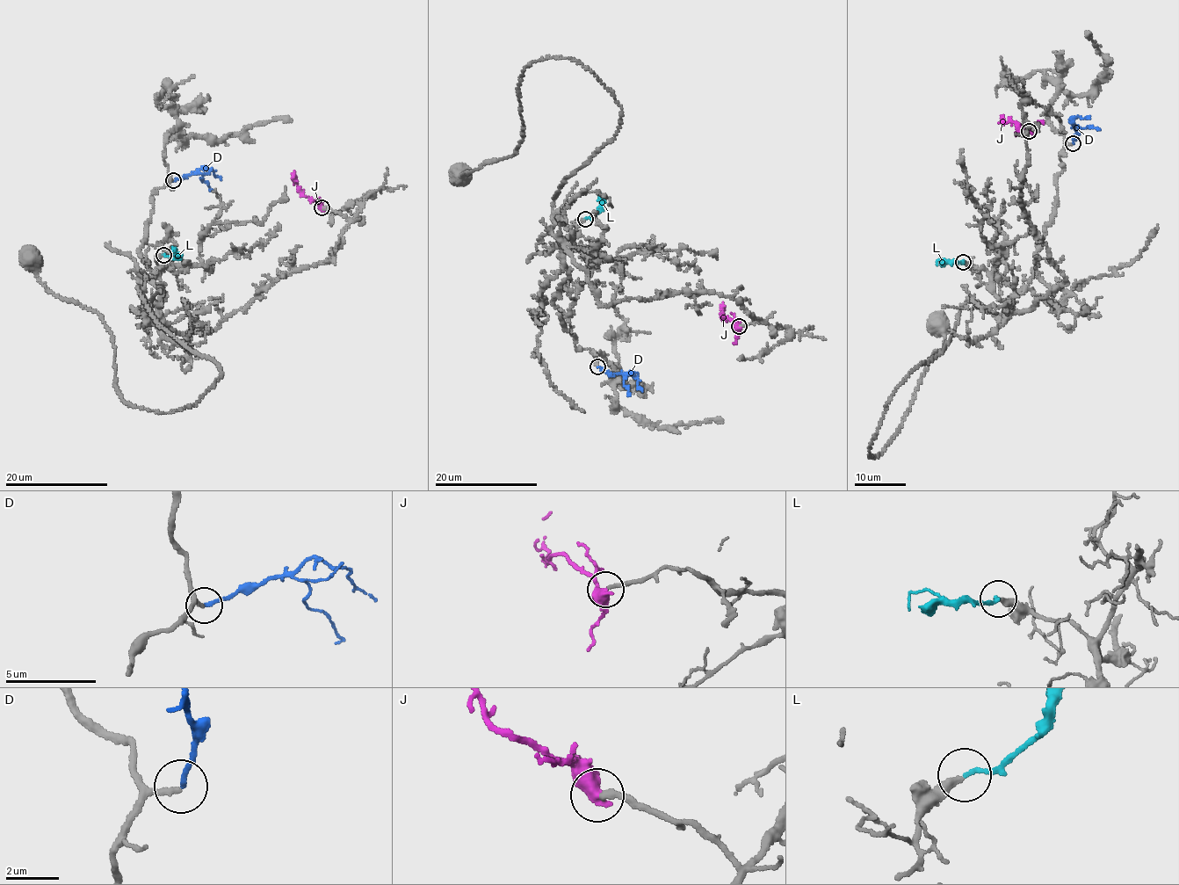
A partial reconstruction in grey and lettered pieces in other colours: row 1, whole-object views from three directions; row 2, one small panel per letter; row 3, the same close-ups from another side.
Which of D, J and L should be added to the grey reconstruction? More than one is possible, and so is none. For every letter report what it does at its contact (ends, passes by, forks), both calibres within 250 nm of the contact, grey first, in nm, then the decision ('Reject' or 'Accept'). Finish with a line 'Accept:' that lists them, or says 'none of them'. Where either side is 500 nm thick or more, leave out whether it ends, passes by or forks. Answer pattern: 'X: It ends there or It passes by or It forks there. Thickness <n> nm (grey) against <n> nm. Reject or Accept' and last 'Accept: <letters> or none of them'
D: It ends there. Thickness 200 nm (grey) against 200 nm. Reject
J: It passes by. Thickness 240 nm (grey) against 400 nm. Accept
L: It ends there. Thickness 320 nm (grey) against 150 nm. Accept
Accept: J, L

